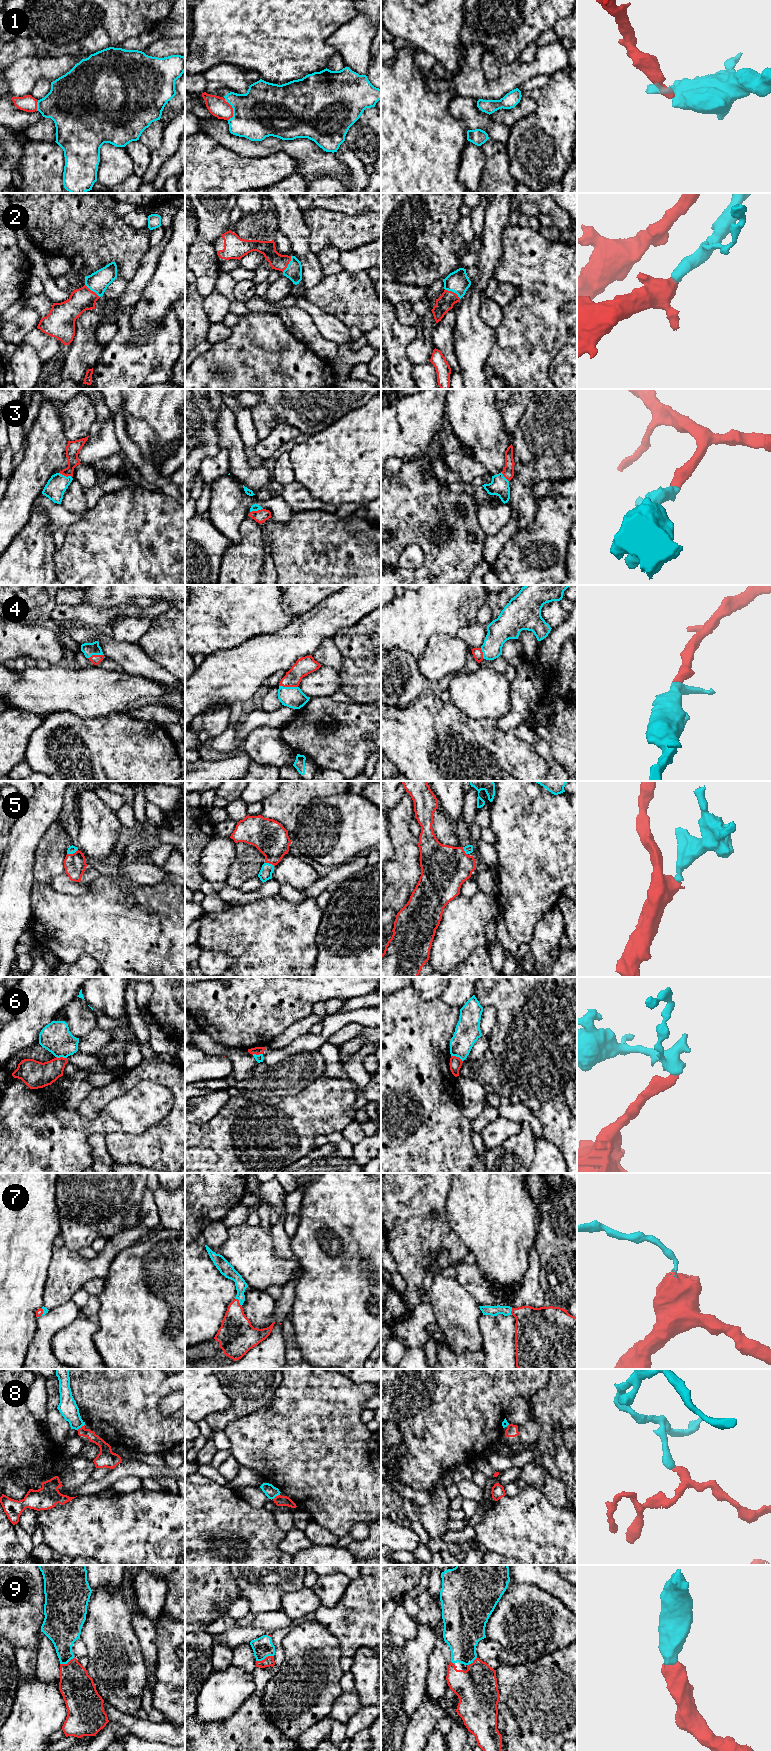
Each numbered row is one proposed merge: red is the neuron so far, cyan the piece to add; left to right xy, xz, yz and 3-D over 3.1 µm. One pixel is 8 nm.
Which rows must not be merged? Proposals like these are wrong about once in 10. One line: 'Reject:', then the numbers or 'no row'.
Reject: 6, 8

